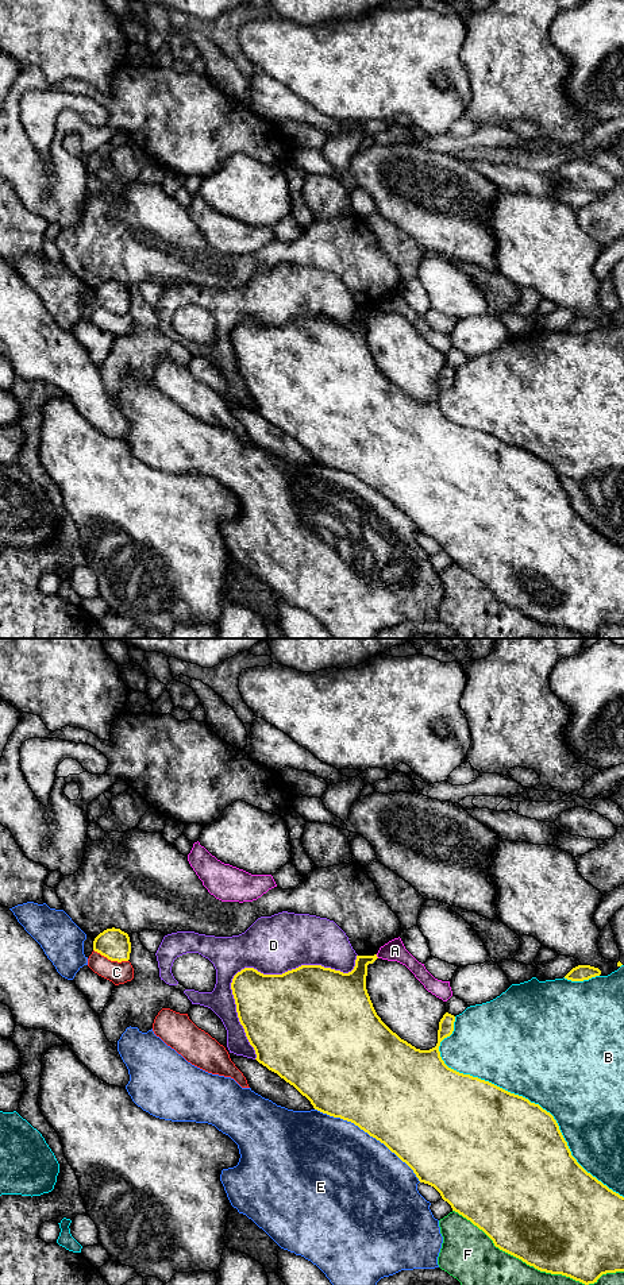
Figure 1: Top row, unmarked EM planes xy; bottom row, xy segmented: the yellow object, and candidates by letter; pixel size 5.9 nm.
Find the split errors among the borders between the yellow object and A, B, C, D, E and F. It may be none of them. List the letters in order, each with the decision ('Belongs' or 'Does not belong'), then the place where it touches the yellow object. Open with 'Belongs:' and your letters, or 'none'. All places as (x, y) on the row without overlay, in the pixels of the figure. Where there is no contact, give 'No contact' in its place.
Belongs: none
A: Does not belong. Touches yellow at xy (376, 308)
B: Does not belong. Touches yellow at xy (520, 448)
C: Does not belong. Touches yellow at xy (111, 312)
D: Does not belong. Touches yellow at xy (258, 324)
E: Does not belong. Touches yellow at xy (369, 486)
F: Does not belong. Touches yellow at xy (538, 621)

